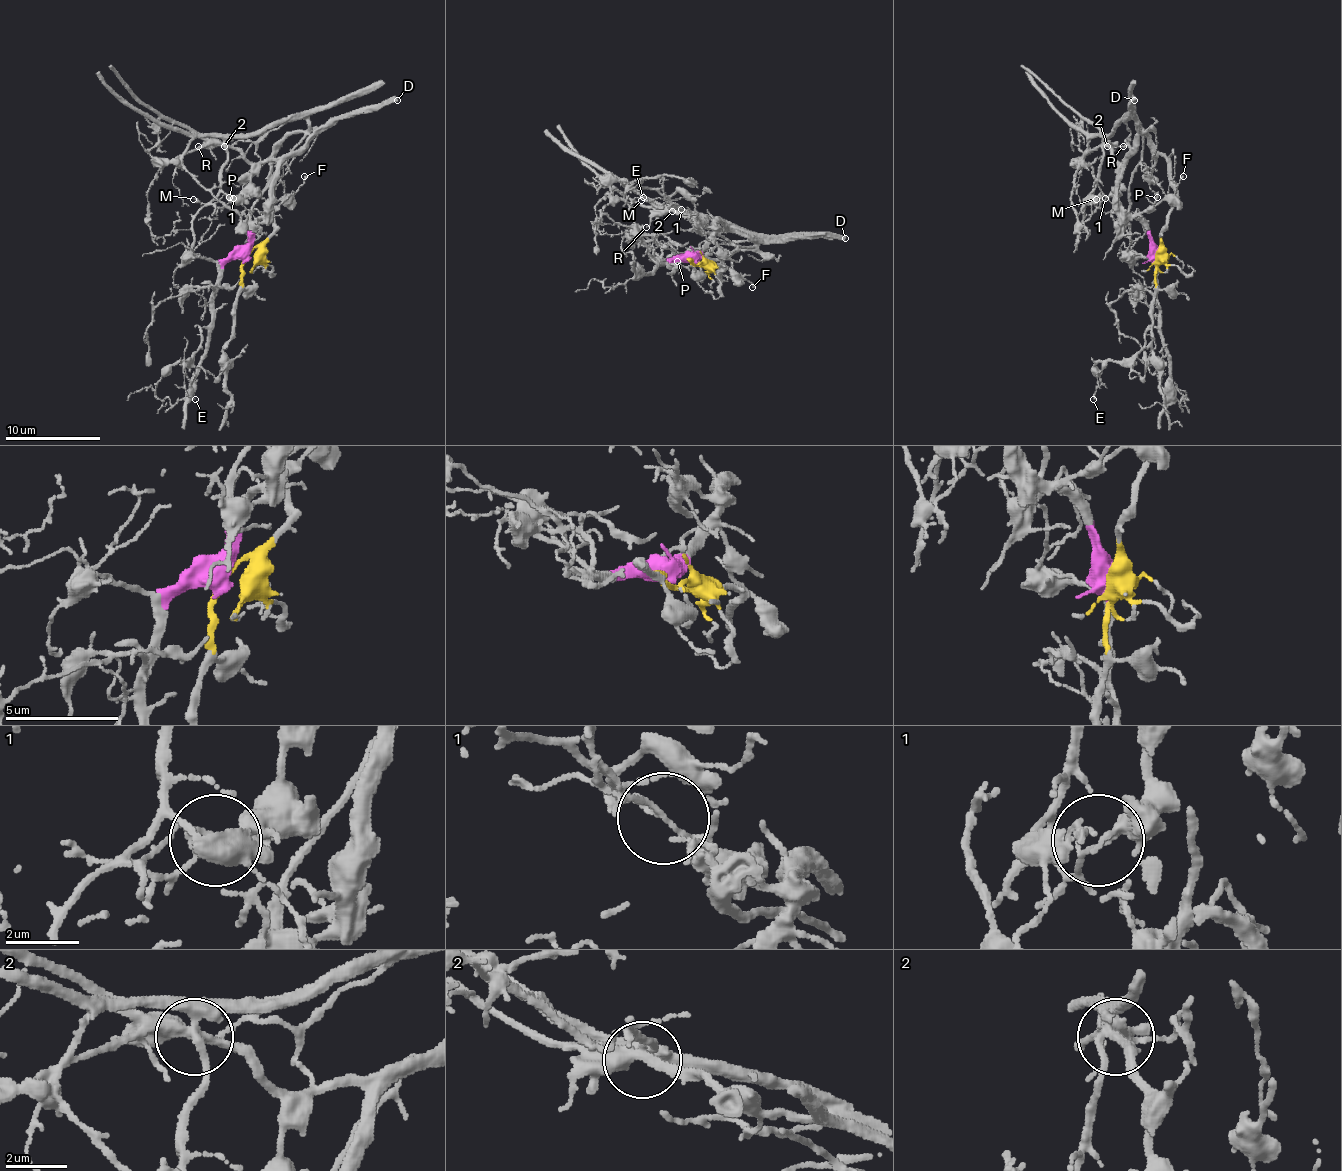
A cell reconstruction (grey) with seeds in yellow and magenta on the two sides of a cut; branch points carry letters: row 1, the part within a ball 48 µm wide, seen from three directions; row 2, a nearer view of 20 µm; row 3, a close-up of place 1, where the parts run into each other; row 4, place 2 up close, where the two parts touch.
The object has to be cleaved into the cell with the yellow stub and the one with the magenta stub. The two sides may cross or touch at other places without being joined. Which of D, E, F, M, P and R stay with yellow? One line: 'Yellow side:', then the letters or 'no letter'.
Yellow side: P

